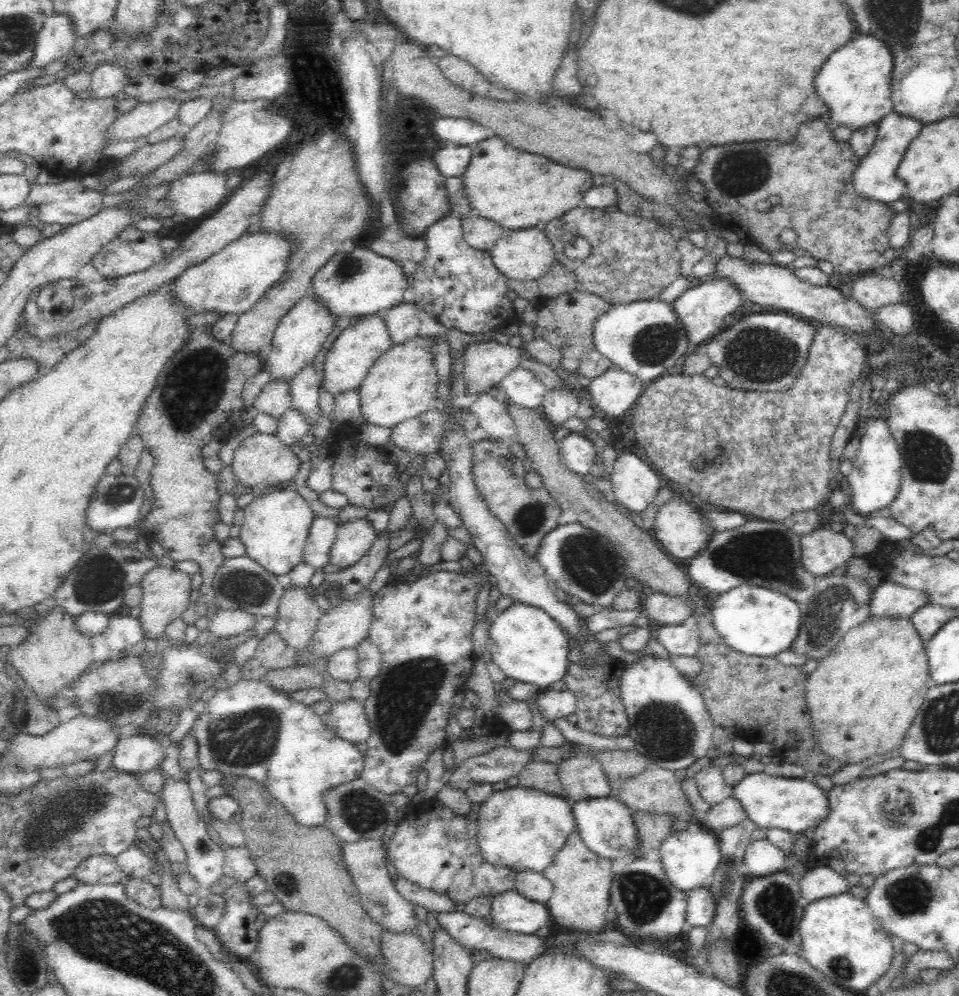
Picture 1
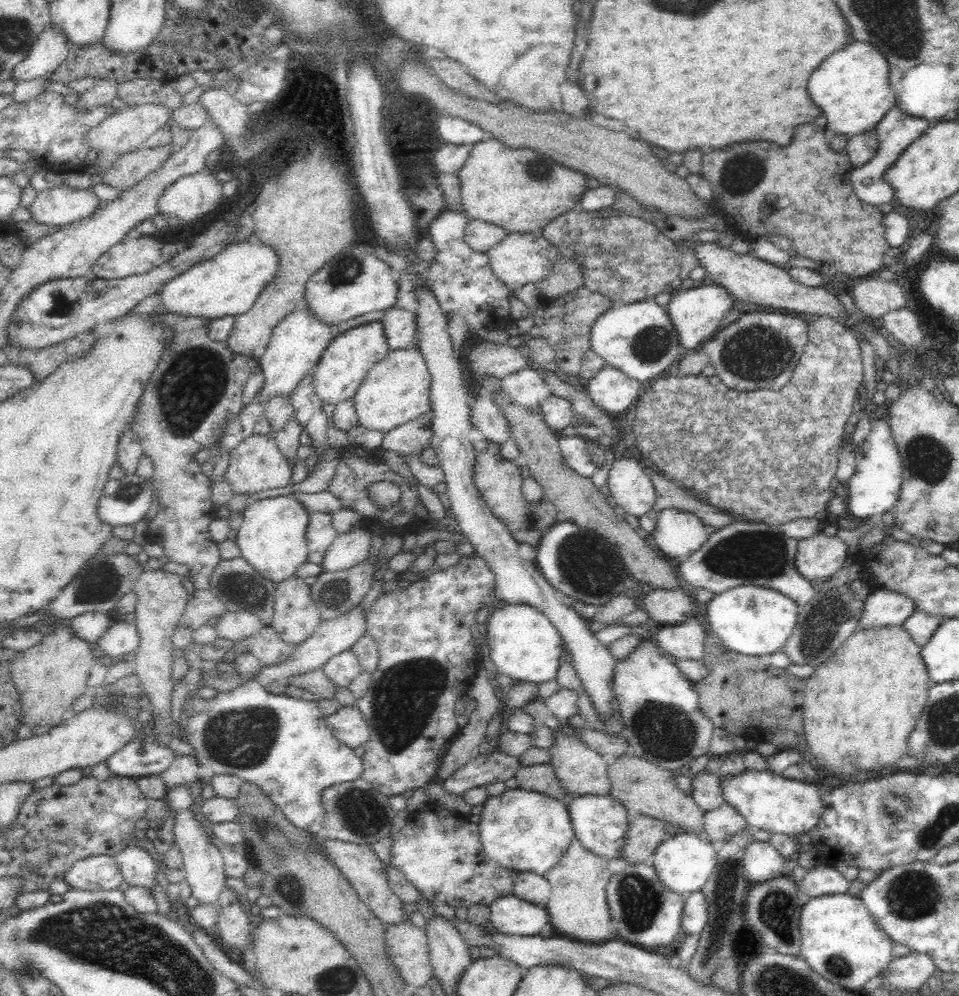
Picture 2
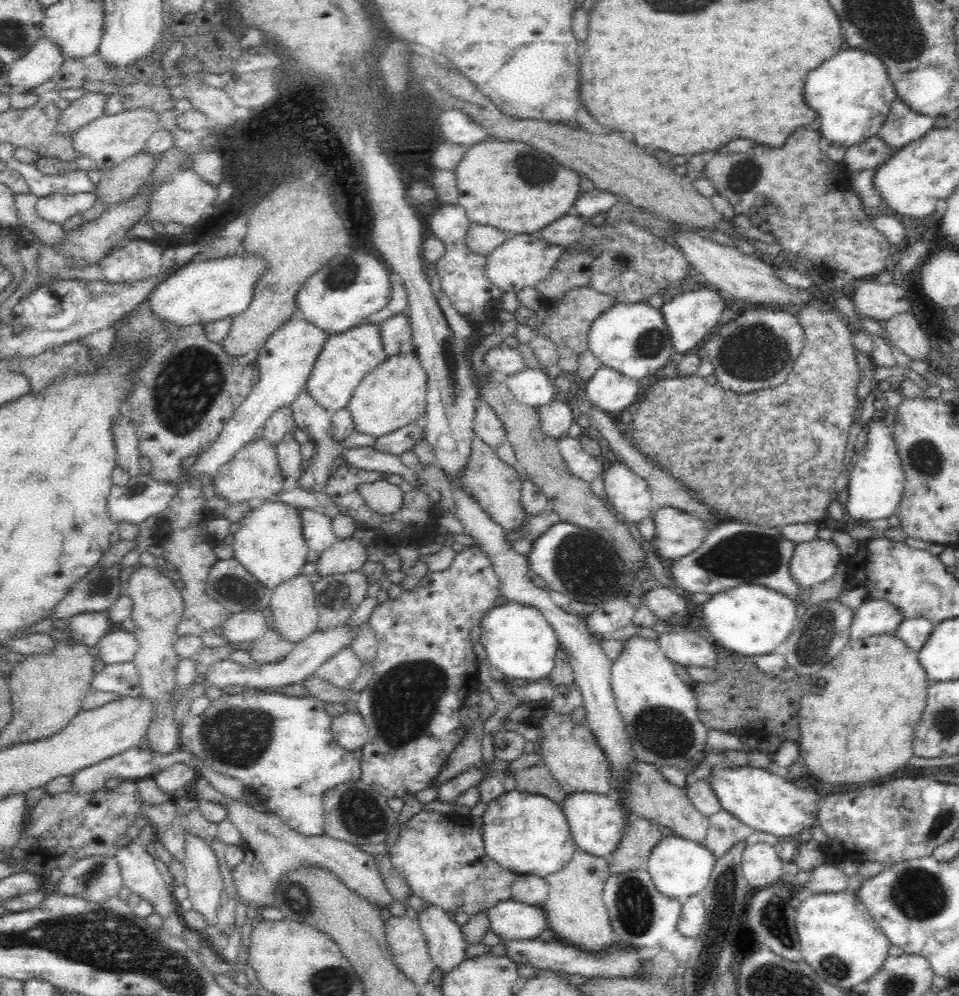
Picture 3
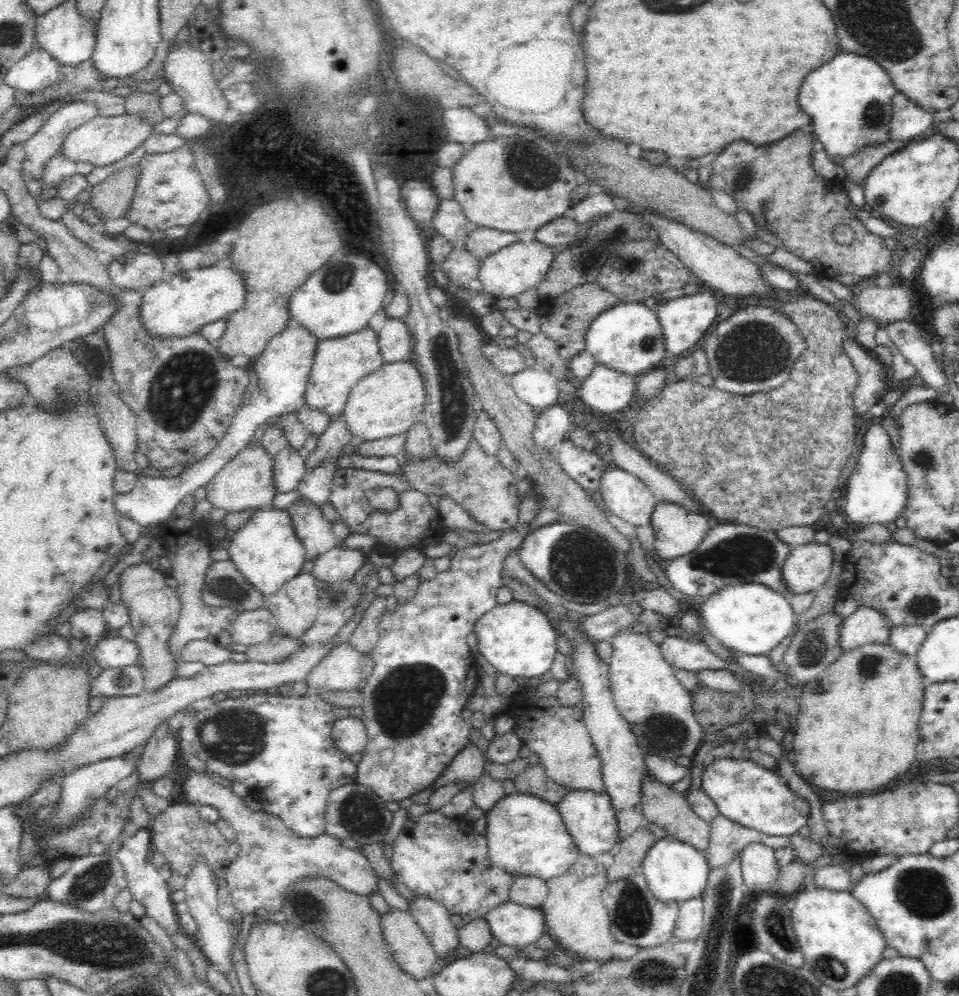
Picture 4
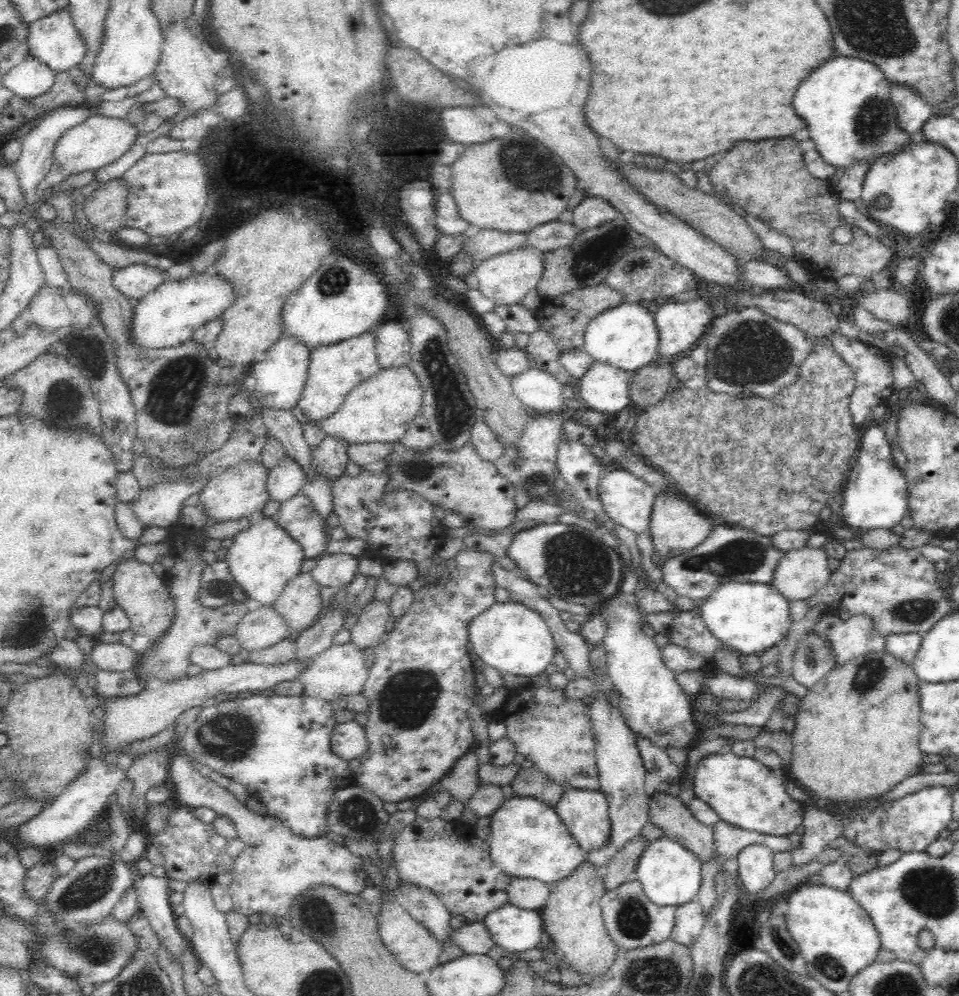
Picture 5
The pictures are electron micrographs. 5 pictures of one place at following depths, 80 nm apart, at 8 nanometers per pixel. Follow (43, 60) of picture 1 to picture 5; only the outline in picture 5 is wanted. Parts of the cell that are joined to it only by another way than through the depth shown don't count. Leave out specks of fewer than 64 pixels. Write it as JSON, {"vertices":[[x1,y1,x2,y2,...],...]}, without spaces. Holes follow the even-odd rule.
{"vertices":[[27,56,4,74,1,84,14,96,28,100,46,93,54,84,54,75,48,65]]}

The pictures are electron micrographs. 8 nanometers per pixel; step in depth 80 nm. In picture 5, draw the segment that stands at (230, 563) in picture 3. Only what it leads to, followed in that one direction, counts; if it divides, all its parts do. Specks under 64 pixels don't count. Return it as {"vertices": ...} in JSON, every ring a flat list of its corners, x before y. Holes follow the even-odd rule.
{"vertices":[[226,561,206,565,202,572,199,596,202,605,210,609,225,608,229,603,247,601,241,588,235,584]]}

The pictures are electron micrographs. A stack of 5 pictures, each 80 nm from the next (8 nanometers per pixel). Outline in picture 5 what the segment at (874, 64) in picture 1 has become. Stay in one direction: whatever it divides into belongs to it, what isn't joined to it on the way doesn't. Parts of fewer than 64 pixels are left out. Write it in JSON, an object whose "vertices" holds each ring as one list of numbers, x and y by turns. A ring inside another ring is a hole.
{"vertices":[[834,56,818,70,814,70,796,90,794,110,800,118,806,120,809,137,820,154,820,157,833,168,846,169,856,162,869,162,880,159,880,156,908,146,911,134,902,131,898,123,898,114,891,100,891,82,874,63,856,57]]}

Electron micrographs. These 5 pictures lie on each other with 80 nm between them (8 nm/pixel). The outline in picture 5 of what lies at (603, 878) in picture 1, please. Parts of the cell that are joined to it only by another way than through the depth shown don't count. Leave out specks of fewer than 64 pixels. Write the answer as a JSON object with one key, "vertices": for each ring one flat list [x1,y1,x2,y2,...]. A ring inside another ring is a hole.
{"vertices":[[581,864,568,878,555,883,557,890,549,895,540,910,545,936,554,943,557,954,580,976,604,975,619,950,606,932,602,919,601,898,605,893,602,871,592,864]]}

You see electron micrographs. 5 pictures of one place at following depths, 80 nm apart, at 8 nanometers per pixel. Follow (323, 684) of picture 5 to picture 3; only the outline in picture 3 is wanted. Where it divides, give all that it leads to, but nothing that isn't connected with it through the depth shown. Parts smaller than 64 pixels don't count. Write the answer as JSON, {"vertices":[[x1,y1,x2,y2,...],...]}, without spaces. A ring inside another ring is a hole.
{"vertices":[[345,647,320,664,313,674,338,688,349,687,360,674,362,664,363,661,354,654,351,647]]}

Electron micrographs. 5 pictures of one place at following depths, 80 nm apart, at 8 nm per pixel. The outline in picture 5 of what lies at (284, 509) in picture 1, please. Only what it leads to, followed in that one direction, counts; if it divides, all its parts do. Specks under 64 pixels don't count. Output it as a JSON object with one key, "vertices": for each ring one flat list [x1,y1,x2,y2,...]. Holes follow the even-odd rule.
{"vertices":[[255,516,250,526,233,538,225,556,229,572,243,595,255,607,271,606,278,600,286,584,301,572,306,556,300,544,296,543,276,519]]}

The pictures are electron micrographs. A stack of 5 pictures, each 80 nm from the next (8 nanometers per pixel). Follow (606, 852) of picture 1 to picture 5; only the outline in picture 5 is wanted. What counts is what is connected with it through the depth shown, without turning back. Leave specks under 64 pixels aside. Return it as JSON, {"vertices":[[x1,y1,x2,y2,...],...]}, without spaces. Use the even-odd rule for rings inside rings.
{"vertices":[[567,787,554,808,568,832,587,854,608,842,608,801,601,790,584,791]]}

